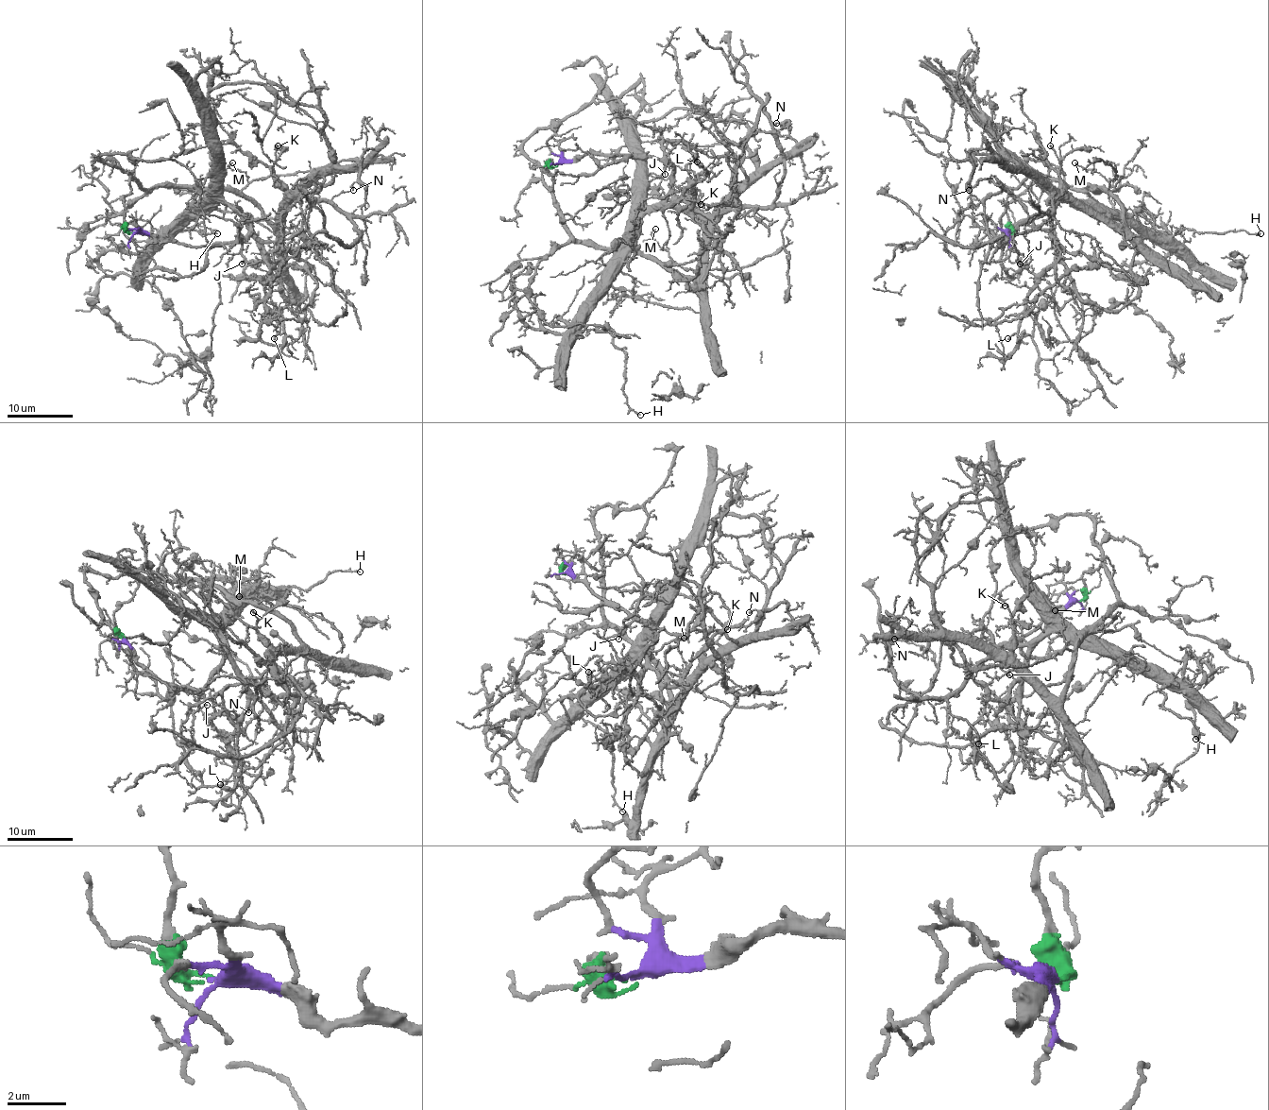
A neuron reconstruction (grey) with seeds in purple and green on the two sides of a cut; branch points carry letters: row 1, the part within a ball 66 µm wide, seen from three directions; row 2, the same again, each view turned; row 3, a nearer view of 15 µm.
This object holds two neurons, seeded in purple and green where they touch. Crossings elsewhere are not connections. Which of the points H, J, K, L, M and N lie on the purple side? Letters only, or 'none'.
H, J, L

